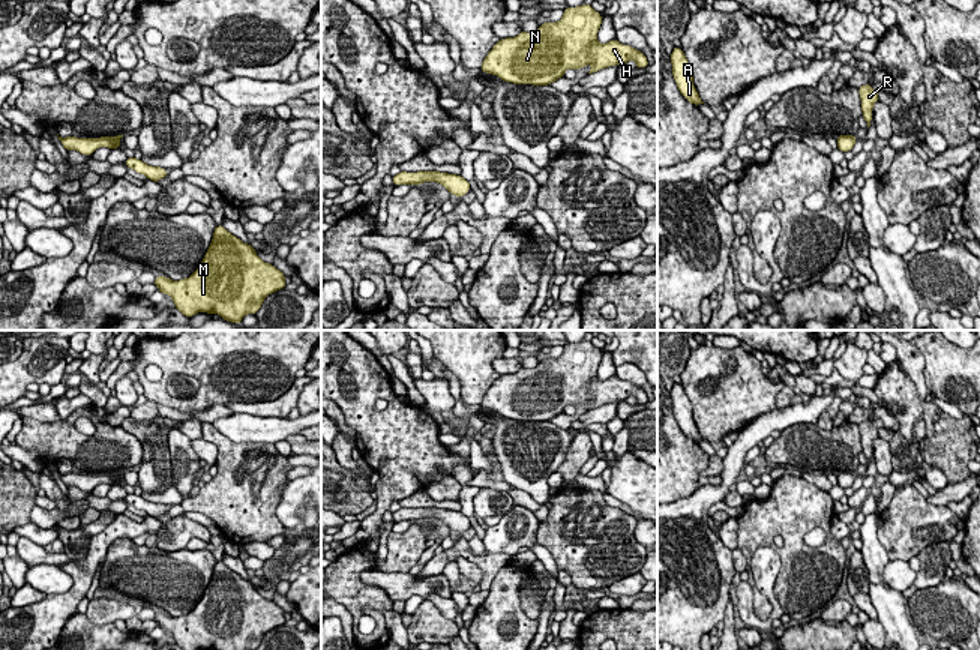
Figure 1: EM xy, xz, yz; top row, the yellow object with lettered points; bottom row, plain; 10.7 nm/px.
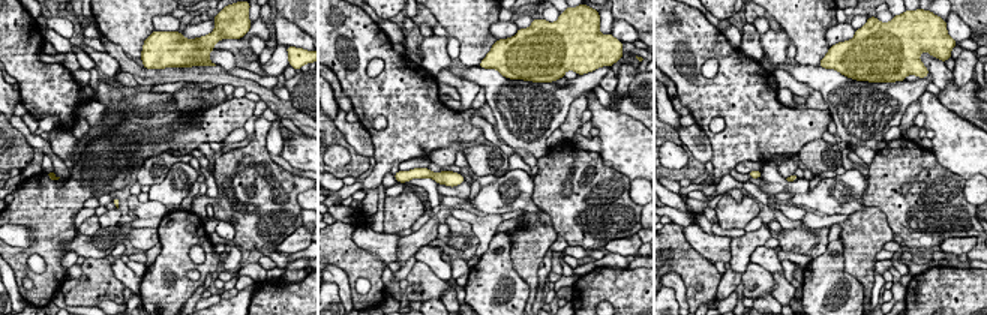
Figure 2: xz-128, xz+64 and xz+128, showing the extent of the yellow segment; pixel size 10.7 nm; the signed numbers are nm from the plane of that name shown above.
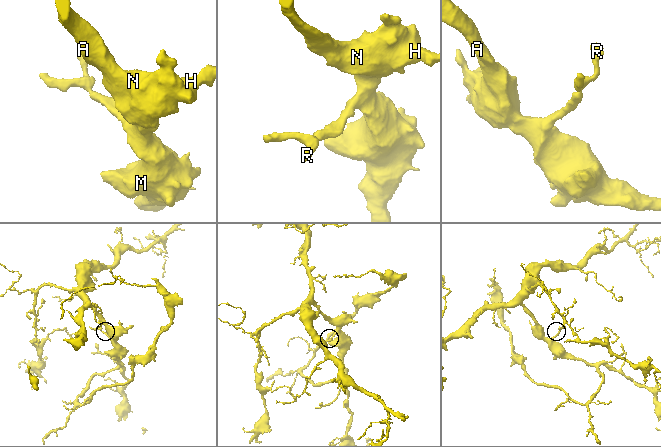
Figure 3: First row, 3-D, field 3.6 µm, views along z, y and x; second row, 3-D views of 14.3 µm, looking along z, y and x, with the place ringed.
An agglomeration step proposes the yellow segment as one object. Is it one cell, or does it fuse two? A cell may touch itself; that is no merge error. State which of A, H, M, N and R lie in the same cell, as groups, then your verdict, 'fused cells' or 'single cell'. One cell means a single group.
A H M N R | single cell

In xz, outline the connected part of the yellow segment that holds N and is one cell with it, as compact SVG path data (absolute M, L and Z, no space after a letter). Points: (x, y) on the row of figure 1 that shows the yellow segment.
M591 5L566 8L563 18L557 23L543 23L534 33L521 32L515 38L500 39L485 57L480 71L497 75L506 83L549 86L564 77L567 69L582 69L588 63L588 74L600 69L626 65L629 60L636 62L636 68L648 68L647 57L629 47L612 39L606 44L597 42L597 32L602 26L602 15Z

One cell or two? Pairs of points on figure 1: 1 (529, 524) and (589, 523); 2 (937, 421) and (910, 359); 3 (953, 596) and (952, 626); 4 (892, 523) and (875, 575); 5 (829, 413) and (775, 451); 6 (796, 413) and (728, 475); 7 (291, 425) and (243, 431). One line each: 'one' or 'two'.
1: two
2: one
3: one
4: two
5: two
6: one
7: one

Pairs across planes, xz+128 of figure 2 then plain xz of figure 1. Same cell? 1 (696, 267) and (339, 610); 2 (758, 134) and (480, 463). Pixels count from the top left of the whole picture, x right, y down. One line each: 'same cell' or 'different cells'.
1: different cells
2: different cells

